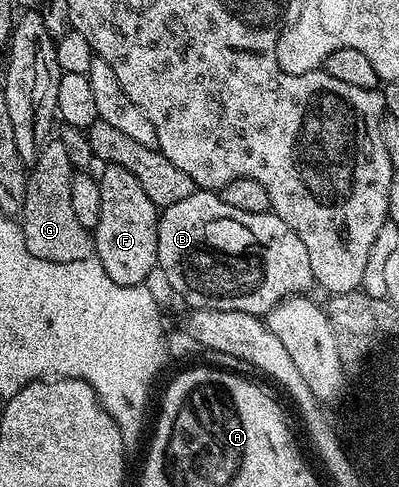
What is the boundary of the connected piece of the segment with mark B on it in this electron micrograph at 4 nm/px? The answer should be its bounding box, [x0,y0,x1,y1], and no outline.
[158,188,315,316]

